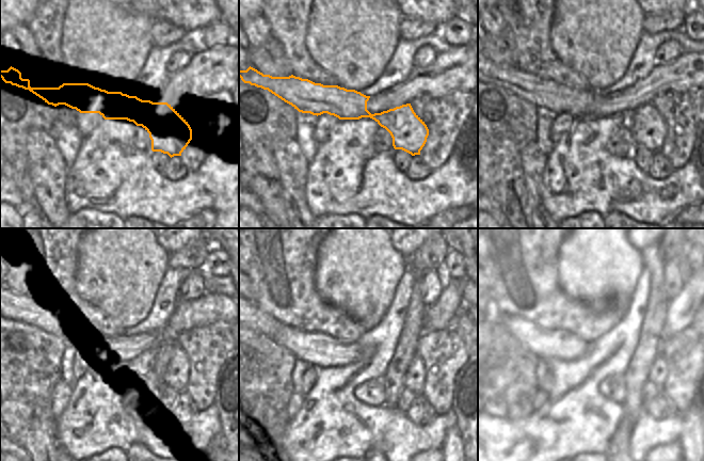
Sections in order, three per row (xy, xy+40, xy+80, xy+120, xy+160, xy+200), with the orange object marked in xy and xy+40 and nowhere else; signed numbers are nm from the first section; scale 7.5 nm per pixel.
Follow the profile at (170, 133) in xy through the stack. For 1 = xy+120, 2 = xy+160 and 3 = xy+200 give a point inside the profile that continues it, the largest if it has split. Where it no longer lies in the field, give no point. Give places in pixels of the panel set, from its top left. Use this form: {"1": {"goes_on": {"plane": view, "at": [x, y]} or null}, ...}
{"1": {"goes_on": {"plane": "xy+120", "at": [21, 311]}}, "2": {"goes_on": {"plane": "xy+160", "at": [261, 321]}}, "3": {"goes_on": {"plane": "xy+200", "at": [658, 372]}}}

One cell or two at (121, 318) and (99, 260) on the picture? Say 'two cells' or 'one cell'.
one cell

